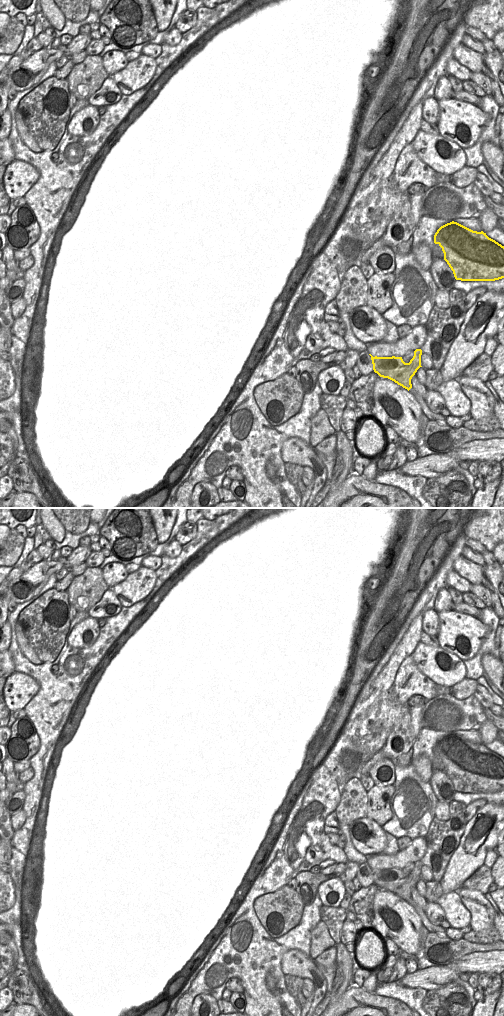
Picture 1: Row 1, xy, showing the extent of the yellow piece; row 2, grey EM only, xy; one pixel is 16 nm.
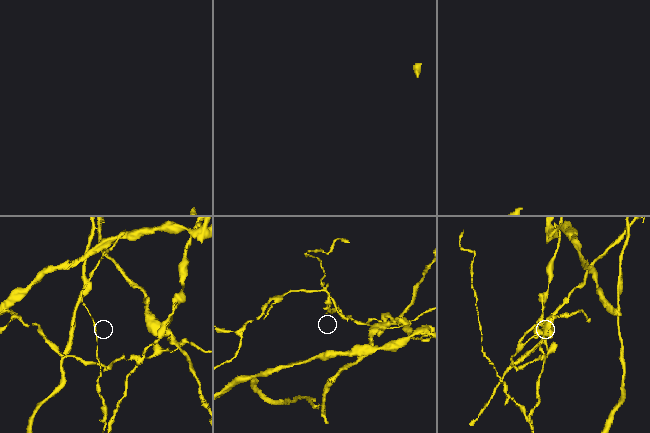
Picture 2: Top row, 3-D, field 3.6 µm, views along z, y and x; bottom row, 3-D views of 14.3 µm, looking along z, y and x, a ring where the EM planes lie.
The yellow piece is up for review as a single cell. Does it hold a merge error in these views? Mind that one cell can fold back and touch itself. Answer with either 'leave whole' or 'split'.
split

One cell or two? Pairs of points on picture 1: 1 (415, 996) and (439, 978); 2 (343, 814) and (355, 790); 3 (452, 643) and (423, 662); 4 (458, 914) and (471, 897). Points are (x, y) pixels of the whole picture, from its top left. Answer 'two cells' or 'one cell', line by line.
1: two cells
2: one cell
3: two cells
4: two cells

